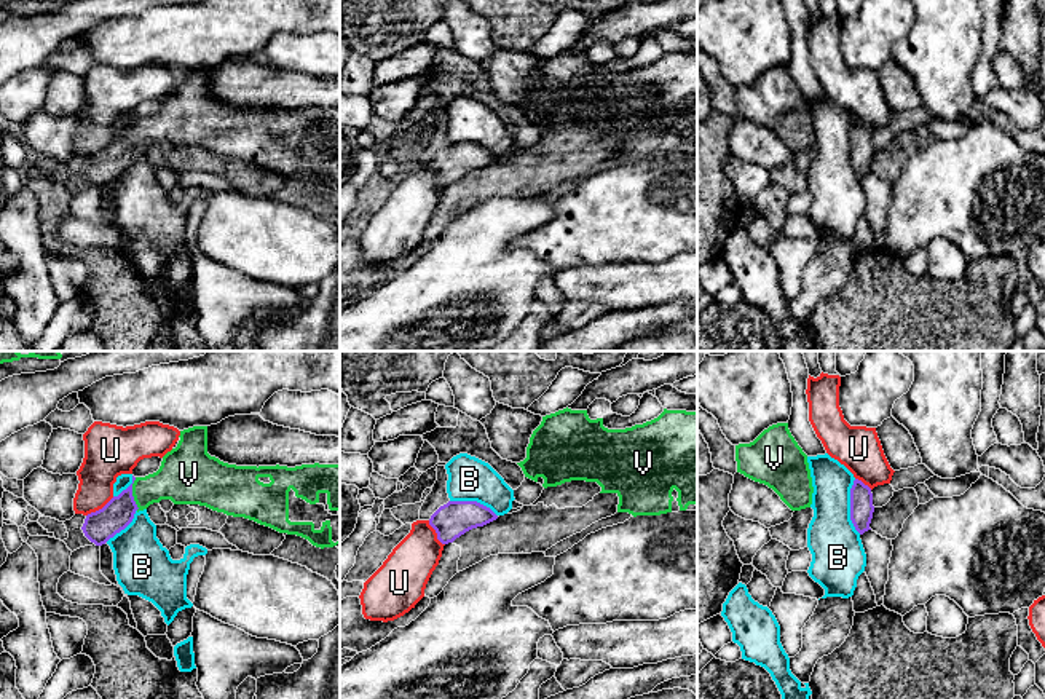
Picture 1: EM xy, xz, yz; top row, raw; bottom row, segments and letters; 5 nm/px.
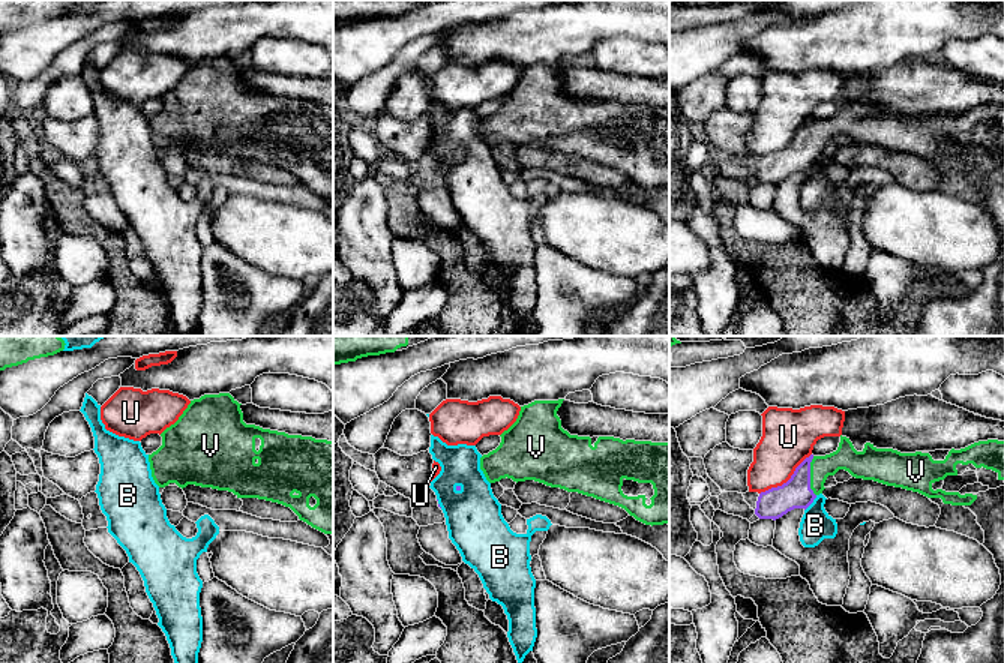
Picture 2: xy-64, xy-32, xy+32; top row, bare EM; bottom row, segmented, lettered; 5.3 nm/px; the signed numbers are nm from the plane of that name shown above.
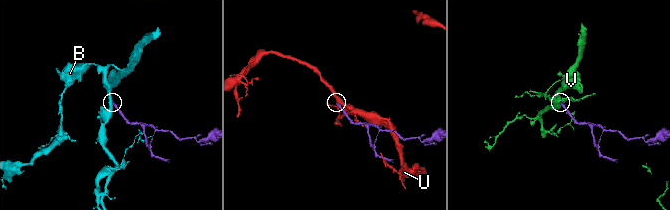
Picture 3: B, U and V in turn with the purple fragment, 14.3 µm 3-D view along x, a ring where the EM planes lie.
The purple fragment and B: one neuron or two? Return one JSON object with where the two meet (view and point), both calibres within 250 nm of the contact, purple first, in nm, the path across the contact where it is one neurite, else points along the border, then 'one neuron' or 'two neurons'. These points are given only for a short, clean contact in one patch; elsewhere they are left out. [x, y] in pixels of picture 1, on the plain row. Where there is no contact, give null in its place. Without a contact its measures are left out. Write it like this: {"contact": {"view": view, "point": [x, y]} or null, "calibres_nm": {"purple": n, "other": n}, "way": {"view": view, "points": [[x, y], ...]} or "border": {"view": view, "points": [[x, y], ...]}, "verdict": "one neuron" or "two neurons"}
{"contact": {"view": "yz", "point": [851, 149]}, "calibres_nm": {"purple": 120, "other": 260}, "border": {"view": "yz", "points": [[854, 122], [851, 131], [851, 165], [860, 176]]}, "verdict": "two neurons"}

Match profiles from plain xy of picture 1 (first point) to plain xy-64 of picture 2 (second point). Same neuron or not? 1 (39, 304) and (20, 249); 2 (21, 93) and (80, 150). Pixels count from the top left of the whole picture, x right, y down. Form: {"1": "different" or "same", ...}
{"1": "same", "2": "different"}

